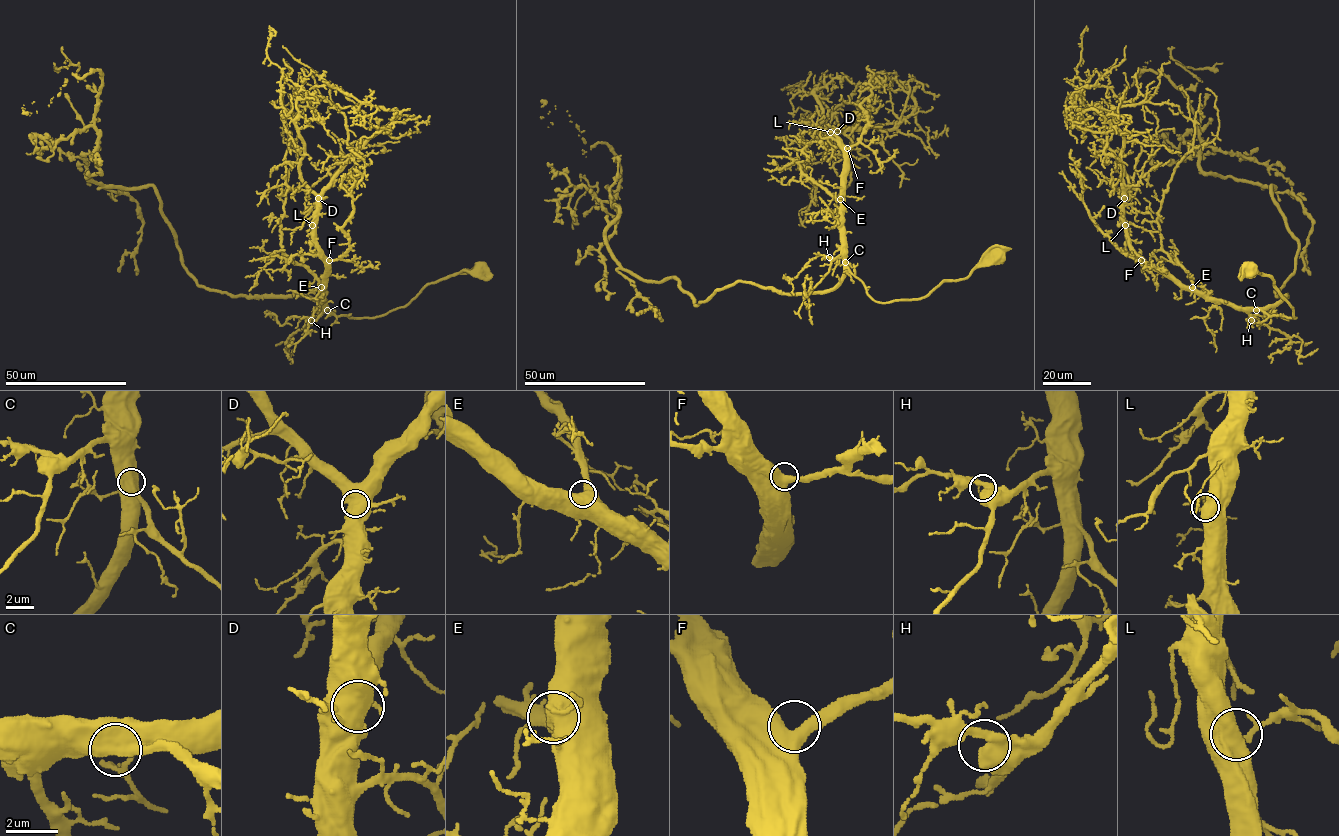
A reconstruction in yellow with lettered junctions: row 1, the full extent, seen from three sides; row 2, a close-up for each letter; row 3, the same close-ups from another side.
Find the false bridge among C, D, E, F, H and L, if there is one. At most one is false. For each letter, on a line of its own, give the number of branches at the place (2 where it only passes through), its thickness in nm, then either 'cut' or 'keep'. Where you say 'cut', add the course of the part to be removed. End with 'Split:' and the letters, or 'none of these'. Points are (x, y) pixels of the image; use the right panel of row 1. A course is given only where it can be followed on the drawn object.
C: branches 2; calibre 750 nm; keep
D: branches 2; calibre 650 nm; keep
E: branches 2; calibre 600 nm; keep
F: branches 2; calibre 550 nm; keep
H: branches 2; calibre 550 nm; keep
L: branches 2; calibre 550 nm; keep
Split: none of these

